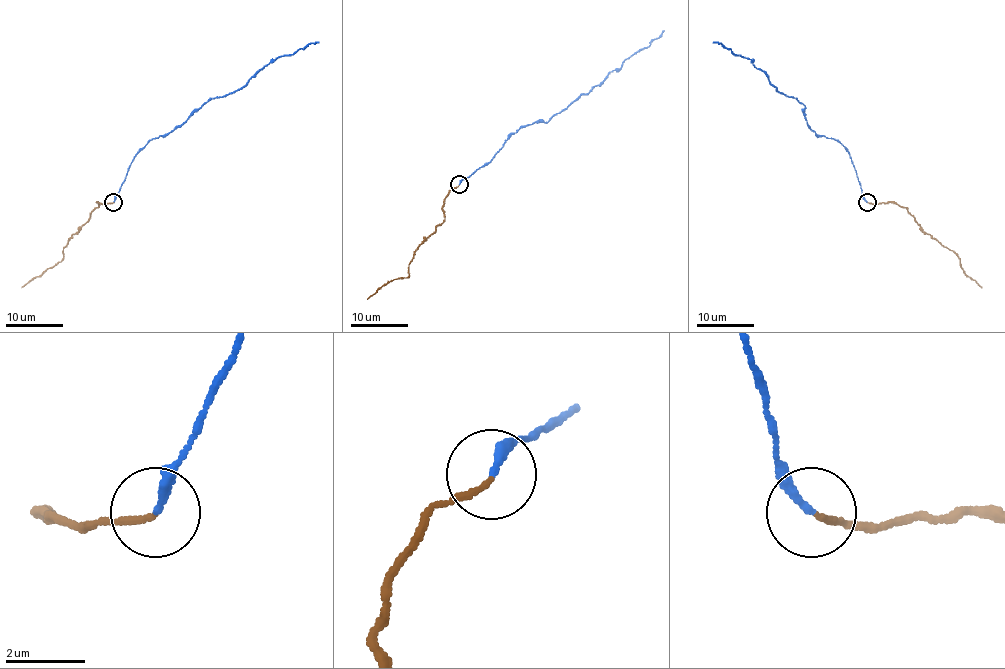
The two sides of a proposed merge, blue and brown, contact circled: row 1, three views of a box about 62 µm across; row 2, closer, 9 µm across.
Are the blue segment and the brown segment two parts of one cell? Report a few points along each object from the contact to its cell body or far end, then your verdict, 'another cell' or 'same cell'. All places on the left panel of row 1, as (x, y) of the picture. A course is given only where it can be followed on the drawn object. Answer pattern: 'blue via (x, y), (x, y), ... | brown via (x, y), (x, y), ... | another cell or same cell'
blue via (114, 201), (132, 158), (152, 138), (180, 127), (213, 98), (240, 89), (276, 58), (318, 42) | brown via (114, 201), (96, 201), (98, 206), (81, 230), (63, 247), (63, 258), (22, 288) | same cell

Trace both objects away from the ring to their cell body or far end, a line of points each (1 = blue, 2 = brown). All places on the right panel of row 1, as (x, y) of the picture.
1: (867, 201), (851, 158), (840, 143), (818, 135), (810, 127), (804, 105), (777, 89), (748, 58), (712, 42)
2: (867, 201), (893, 201), (903, 206), (922, 230), (948, 247), (958, 258), (963, 272), (982, 288)

